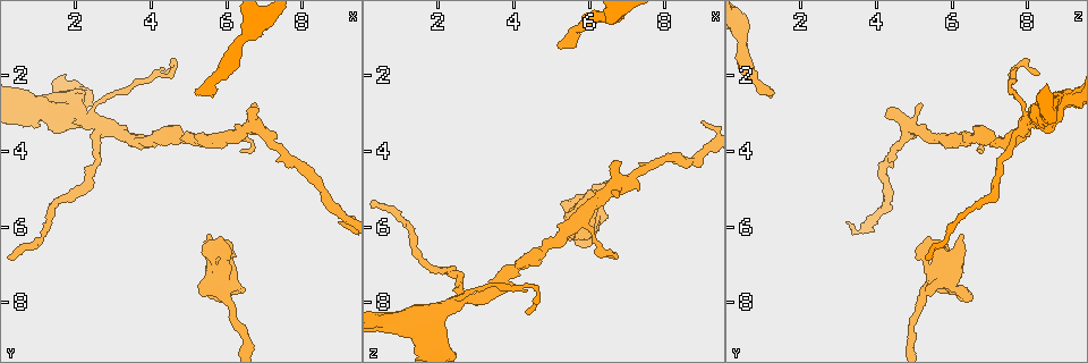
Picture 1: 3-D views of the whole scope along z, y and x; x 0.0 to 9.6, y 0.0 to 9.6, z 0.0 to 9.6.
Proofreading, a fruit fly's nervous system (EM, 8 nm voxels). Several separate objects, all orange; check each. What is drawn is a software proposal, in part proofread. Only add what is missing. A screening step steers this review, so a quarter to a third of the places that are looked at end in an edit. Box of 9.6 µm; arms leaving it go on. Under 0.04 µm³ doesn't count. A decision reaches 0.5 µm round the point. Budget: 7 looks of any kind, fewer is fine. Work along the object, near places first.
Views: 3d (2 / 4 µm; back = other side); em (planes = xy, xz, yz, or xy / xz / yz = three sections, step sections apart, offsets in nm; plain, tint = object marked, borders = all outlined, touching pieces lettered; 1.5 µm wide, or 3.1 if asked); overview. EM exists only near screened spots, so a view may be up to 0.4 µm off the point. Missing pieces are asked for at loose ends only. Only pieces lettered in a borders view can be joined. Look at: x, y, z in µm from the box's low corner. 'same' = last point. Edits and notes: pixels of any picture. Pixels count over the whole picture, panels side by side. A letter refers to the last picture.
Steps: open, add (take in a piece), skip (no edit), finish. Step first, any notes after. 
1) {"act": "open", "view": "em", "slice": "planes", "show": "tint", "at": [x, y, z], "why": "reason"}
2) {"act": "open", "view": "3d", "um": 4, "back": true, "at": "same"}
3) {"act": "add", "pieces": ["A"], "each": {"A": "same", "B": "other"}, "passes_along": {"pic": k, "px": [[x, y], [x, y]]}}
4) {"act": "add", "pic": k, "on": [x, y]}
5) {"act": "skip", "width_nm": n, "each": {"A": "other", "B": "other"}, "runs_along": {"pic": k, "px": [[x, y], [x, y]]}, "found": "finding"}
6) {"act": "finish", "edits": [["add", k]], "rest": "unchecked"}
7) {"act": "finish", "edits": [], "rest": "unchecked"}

{"act": "open", "view": "em", "slice": "planes", "show": "borders", "at": [5.15, 2.40, 1.15], "why": "branch stops here"}

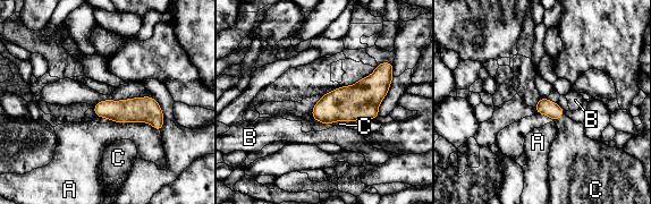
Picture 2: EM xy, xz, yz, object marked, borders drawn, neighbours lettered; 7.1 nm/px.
{"act": "add", "pieces": ["C"], "width_nm": 120, "each": {"A": "other", "B": "other", "C": "same"}, "found": "the neuron continues"}

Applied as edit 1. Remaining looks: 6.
{"act": "open", "view": "em", "slice": "planes", "show": "tint", "at": [6.75, 2.80, 5.25], "why": "free end"}

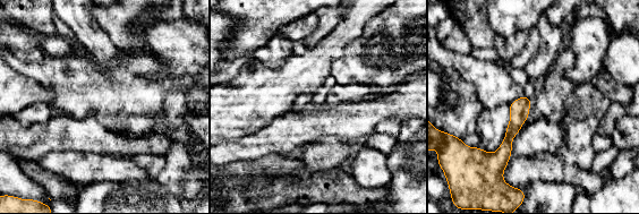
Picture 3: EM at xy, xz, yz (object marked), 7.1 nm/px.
{"act": "open", "view": "em", "slice": "planes", "show": "borders", "at": "same"}

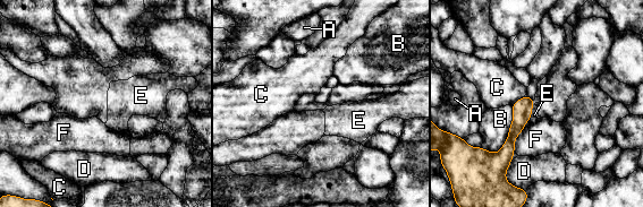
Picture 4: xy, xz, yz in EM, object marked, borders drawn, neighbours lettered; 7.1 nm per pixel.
{"act": "skip", "width_nm": 140, "each": {"A": "other", "B": "other", "C": "other", "D": "other", "E": "other", "F": "other"}, "border": {"pic": 4, "px": [[535, 98], [531, 117]]}, "found": "no lettered piece goes on from it"}

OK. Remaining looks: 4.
{"act": "open", "view": "3d", "um": 2, "at": [5.55, 6.15, 6.25], "why": "branch stops here"}

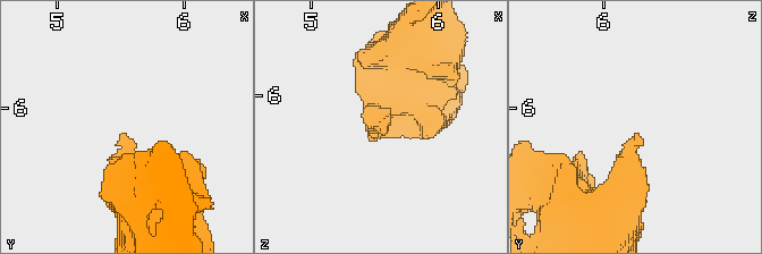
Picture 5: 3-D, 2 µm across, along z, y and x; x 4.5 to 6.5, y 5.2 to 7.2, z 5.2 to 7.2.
{"act": "open", "view": "em", "slice": "planes", "show": "borders", "at": [5.52, 6.20, 6.28], "why": "need the tissue"}

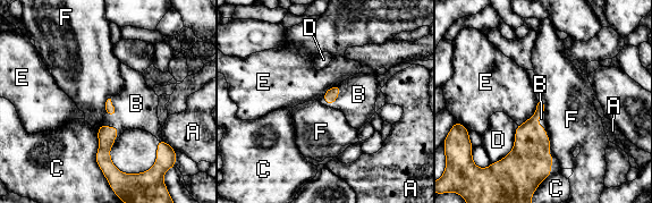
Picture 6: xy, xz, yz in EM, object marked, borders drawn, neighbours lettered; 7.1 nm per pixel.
{"act": "add", "pieces": ["B"], "longest_contact_nm": ["C", 340], "each": {"A": "other", "B": "same", "C": "other", "D": "other", "E": "other", "F": "other"}, "found": "it goes on there"}

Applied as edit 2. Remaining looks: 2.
{"act": "finish", "edits": [["add", 2], ["add", 6]], "rest": "unchecked"}

